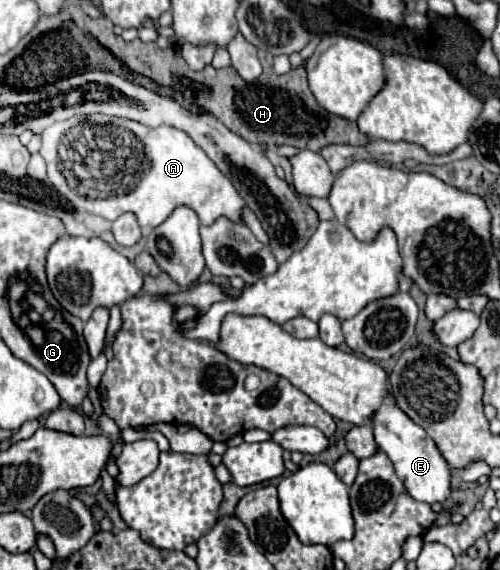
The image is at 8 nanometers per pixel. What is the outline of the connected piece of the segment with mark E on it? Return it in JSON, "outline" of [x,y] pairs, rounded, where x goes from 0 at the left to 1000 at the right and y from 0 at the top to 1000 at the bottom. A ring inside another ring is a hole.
{"outline":[[[770,695],[758,719],[742,730],[742,751],[758,789],[766,789],[790,814],[790,828],[834,881],[890,881],[898,874],[898,818],[854,758],[830,744],[794,709],[786,695]]]}

